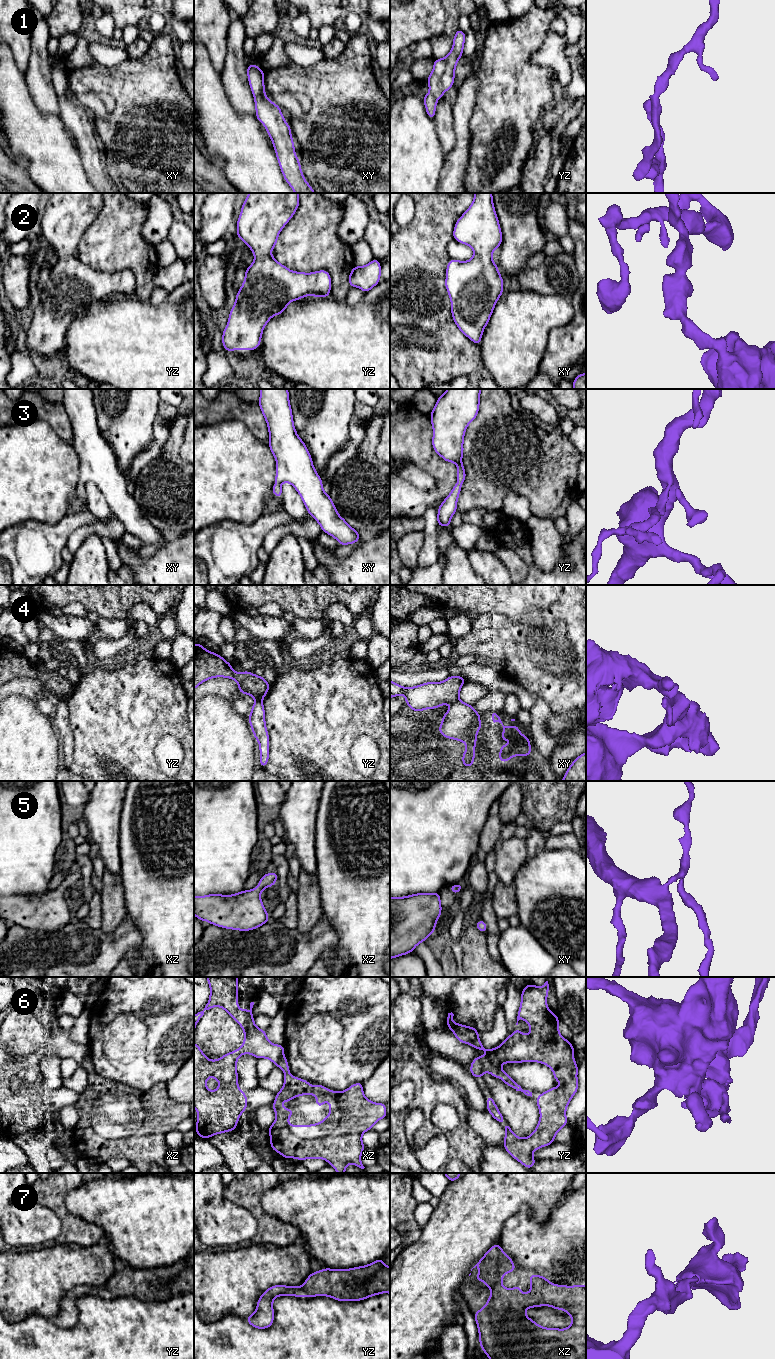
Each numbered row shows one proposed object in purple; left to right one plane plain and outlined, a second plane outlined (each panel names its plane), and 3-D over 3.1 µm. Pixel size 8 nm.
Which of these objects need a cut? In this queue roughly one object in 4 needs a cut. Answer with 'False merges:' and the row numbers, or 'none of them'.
False merges: 4, 6

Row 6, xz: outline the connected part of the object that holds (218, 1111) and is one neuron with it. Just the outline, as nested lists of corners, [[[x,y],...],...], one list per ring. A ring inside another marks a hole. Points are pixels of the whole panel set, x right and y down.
[[[238,977],[206,978],[210,987],[209,1001],[203,1011],[194,1015],[194,1032],[198,1021],[204,1015],[204,1011],[218,1006],[223,1008],[241,1026],[245,1038],[240,1048],[223,1055],[217,1060],[209,1060],[194,1042],[194,1107],[198,1114],[195,1131],[203,1139],[236,1130],[242,1112],[247,1110],[247,1094],[238,1087],[238,1058],[248,1053],[256,1059],[267,1058],[276,1065],[285,1050],[284,1045],[271,1043],[267,1039],[266,1030],[261,1030],[255,1025],[252,1014],[254,1002],[250,1003],[249,1011],[238,1008]],[[209,1077],[213,1077],[219,1082],[219,1087],[215,1091],[210,1091],[206,1086],[206,1080]]]

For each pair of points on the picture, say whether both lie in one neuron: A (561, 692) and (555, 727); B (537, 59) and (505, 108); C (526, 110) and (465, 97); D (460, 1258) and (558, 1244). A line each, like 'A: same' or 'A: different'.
A: different
B: different
C: different
D: different

